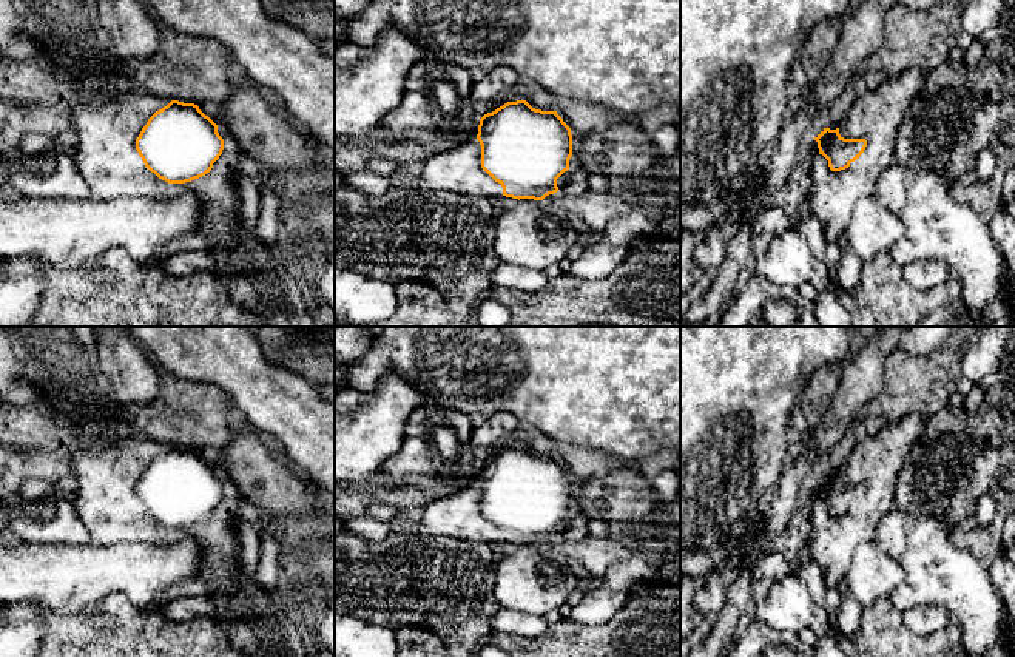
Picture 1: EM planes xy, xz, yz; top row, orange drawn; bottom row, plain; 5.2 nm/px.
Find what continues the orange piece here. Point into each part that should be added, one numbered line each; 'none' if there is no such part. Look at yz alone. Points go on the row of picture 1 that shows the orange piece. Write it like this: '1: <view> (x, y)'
1: yz (875, 116)

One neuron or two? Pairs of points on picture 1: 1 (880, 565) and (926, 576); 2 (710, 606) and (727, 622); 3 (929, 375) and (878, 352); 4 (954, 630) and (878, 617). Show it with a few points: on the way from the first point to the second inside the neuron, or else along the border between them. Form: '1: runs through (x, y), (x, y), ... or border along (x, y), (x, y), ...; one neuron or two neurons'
1: border along (898, 560), (903, 569), (903, 580), (887, 596); two neurons
2: border along (735, 580), (711, 630), (701, 640); two neurons
3: border along (898, 346), (886, 360), (883, 387), (880, 390); two neurons
4: runs through (935, 640), (901, 640), (896, 636); one neuron

